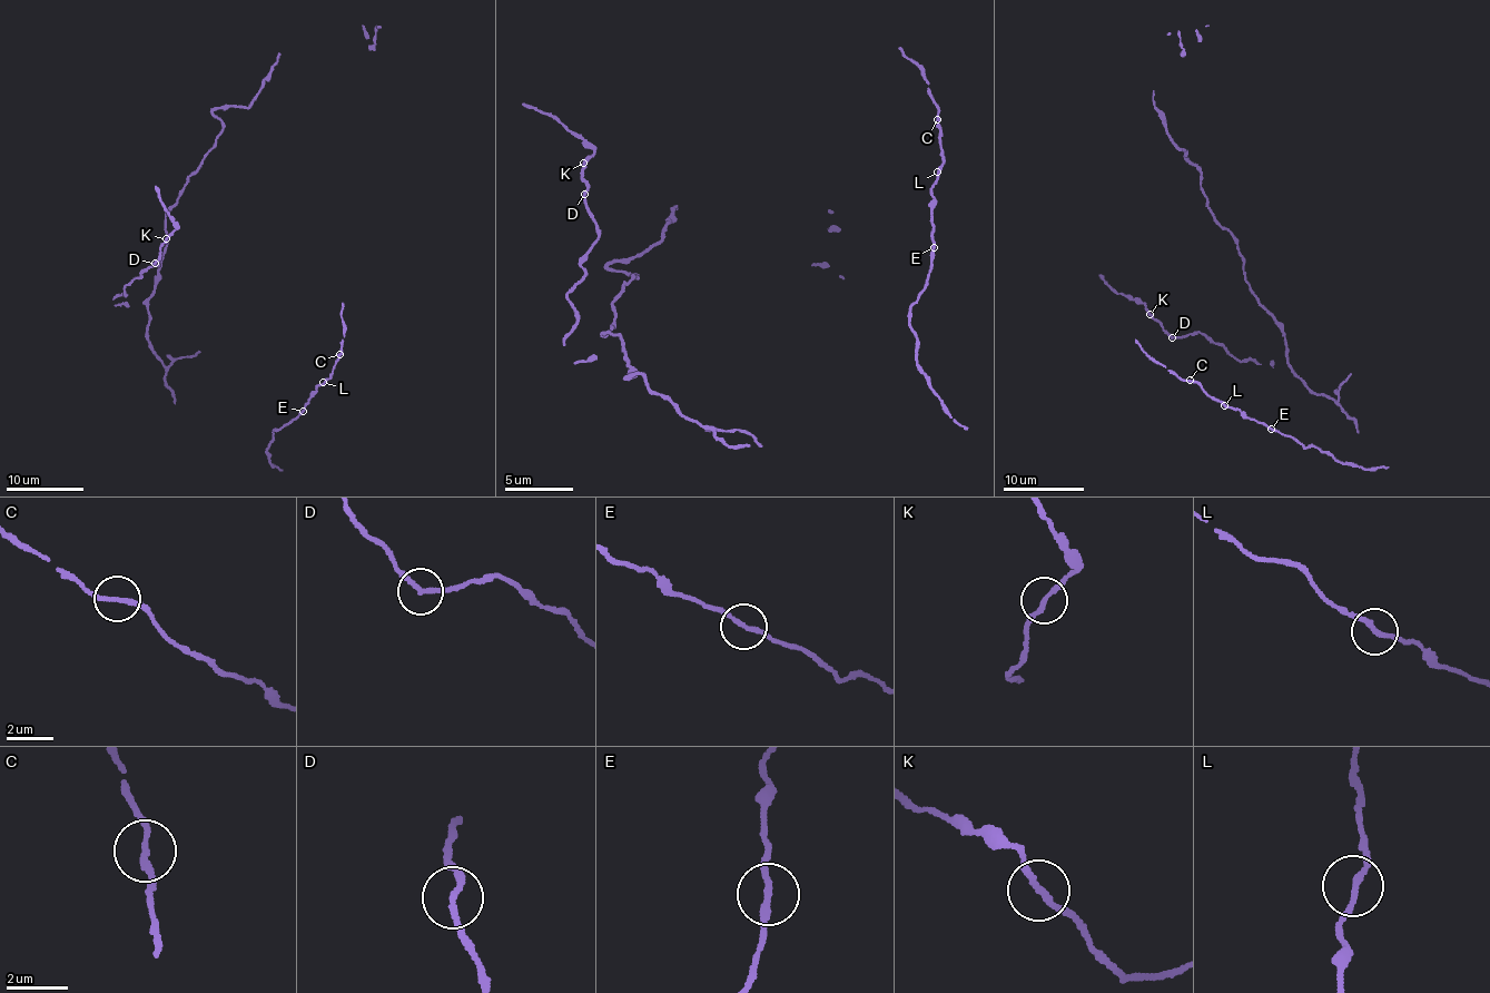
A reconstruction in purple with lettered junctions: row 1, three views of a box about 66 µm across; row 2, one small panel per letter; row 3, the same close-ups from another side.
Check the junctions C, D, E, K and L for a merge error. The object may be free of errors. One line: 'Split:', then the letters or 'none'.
Split: none

